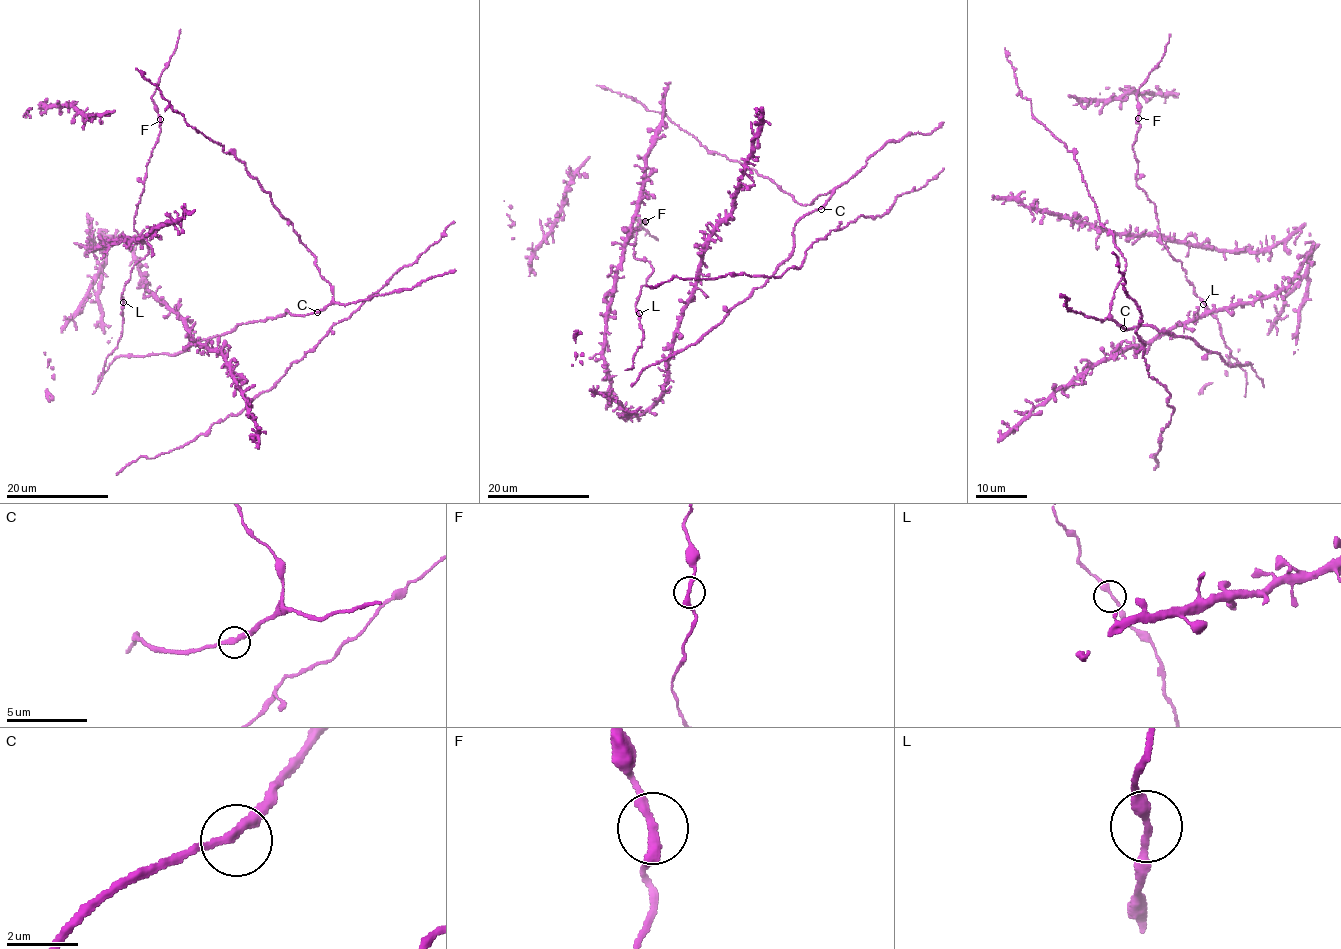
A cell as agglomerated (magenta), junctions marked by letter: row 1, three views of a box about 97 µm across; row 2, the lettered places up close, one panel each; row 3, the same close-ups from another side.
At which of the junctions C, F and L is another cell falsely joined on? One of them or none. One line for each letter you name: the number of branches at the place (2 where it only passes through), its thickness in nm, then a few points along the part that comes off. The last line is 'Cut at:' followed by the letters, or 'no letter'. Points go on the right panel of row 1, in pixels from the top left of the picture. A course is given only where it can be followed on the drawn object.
Cut at: no letter

